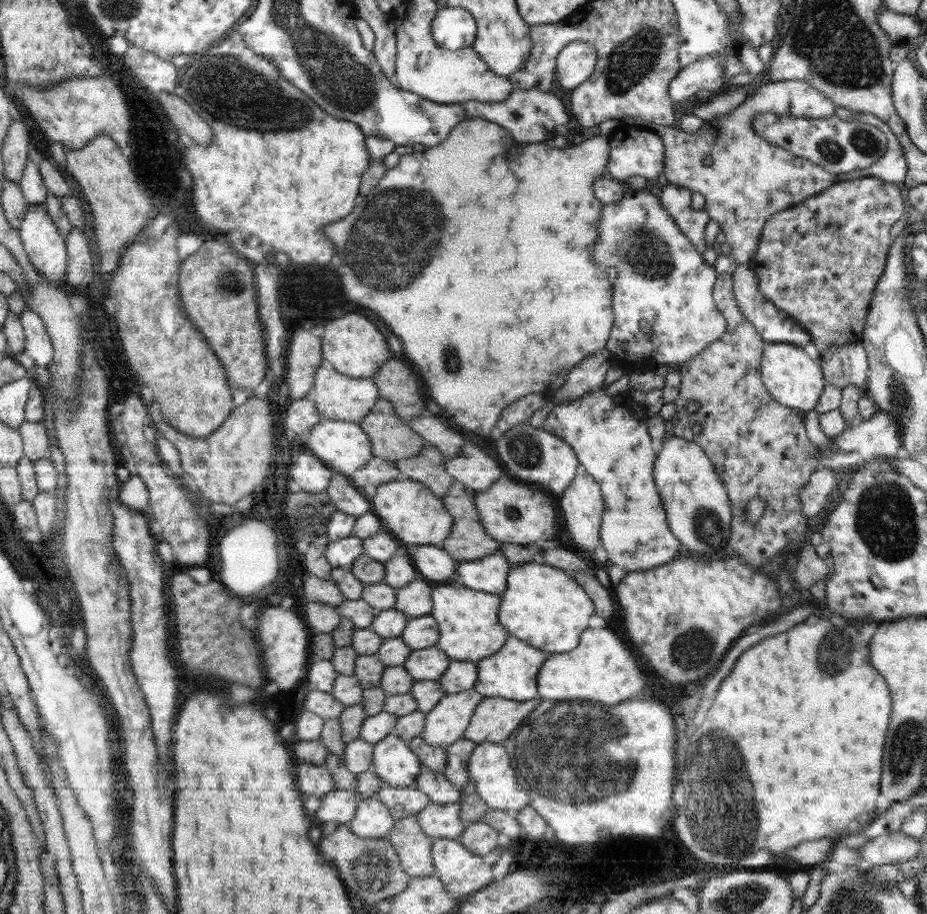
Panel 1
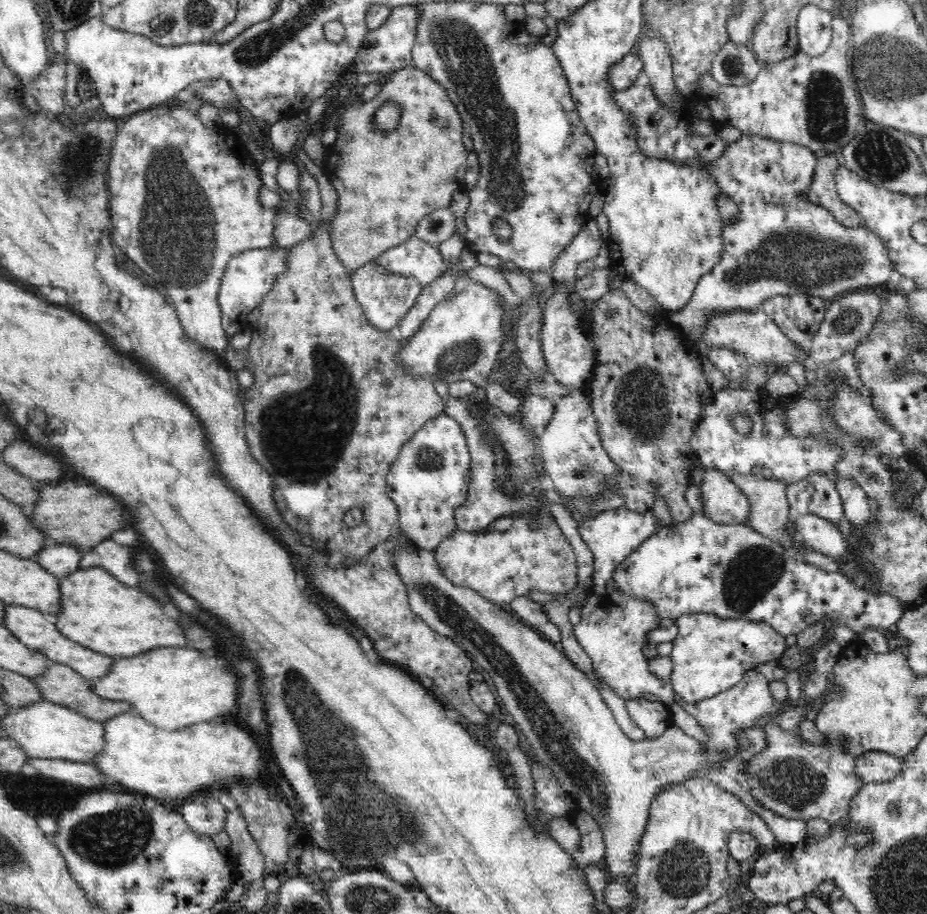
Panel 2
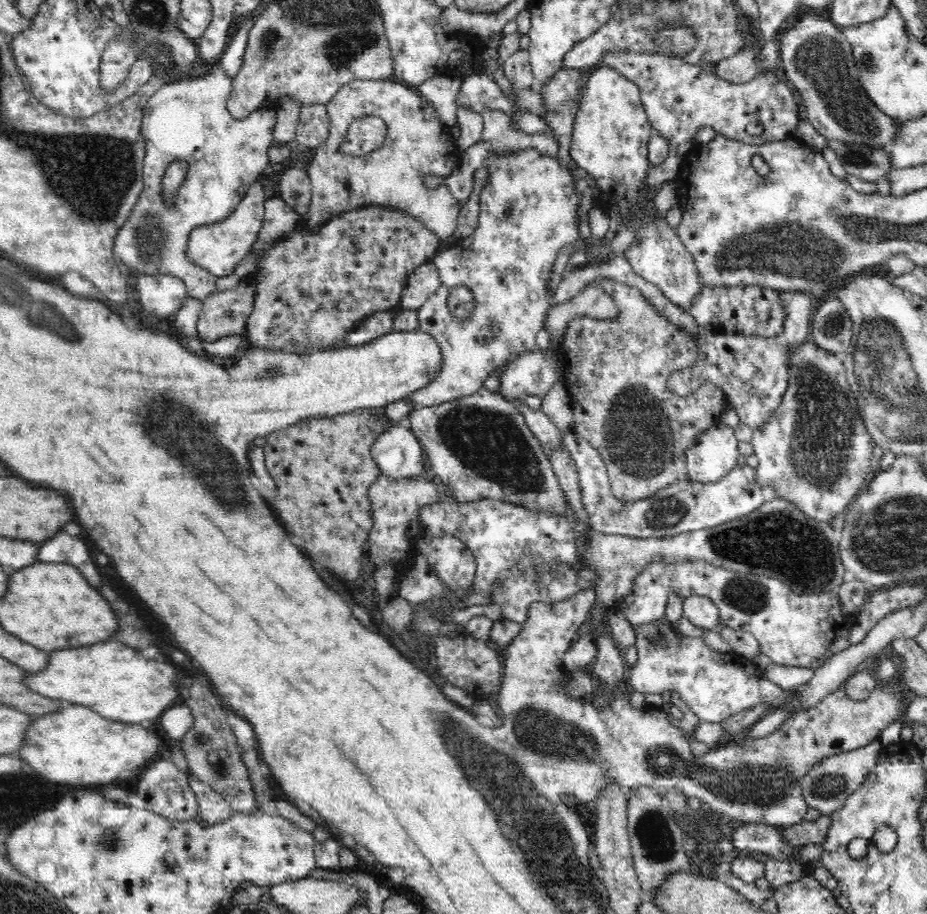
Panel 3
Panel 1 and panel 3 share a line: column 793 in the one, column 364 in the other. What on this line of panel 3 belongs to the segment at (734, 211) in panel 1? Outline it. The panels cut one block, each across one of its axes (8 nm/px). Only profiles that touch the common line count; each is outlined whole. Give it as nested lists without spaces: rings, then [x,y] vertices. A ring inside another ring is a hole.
[[[392,78],[352,81],[340,88],[332,100],[328,101],[327,114],[330,119],[328,140],[317,146],[316,150],[314,148],[314,156],[308,164],[307,174],[311,180],[312,196],[309,211],[302,216],[303,226],[320,228],[332,216],[340,216],[352,208],[380,205],[411,214],[424,224],[428,231],[432,231],[441,242],[448,238],[453,239],[459,216],[458,199],[451,193],[448,185],[443,184],[435,189],[428,189],[423,179],[425,175],[439,175],[446,179],[460,163],[461,151],[450,136],[449,128],[442,125],[438,119],[436,110],[418,94],[414,87]],[[371,115],[379,117],[387,125],[387,138],[384,144],[360,156],[344,155],[344,153],[340,155],[340,145],[343,144],[354,119]]]

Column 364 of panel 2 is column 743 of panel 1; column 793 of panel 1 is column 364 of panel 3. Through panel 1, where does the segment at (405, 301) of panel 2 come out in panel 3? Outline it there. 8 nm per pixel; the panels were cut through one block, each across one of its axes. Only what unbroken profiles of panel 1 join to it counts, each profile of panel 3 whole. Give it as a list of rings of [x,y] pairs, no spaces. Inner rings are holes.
[[[390,310],[371,314],[345,336],[345,344],[350,347],[362,346],[391,333],[395,313],[396,310]]]

